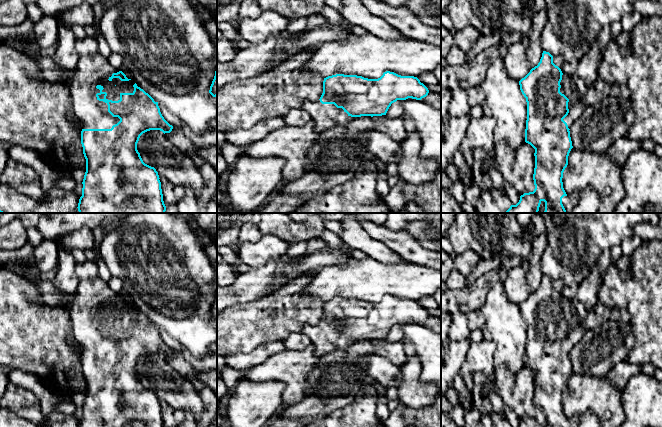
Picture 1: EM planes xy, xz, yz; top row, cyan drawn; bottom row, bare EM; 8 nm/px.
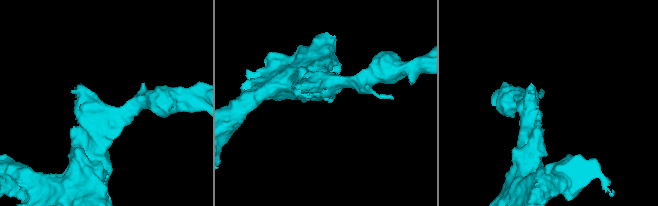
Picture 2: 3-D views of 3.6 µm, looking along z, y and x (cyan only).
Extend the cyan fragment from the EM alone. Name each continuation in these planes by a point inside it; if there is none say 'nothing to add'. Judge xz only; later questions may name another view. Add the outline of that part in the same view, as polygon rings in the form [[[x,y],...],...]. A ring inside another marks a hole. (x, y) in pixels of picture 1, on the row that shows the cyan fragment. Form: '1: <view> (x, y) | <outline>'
1: xz (325, 116) | [[[320,100],[309,101],[303,105],[303,108],[311,115],[315,130],[319,134],[356,118],[349,116],[342,108],[337,108],[334,104],[322,104]]]

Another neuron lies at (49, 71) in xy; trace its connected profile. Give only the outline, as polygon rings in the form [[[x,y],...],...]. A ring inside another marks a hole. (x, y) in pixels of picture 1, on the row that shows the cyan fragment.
[[[40,56],[34,59],[40,68],[37,78],[42,78],[50,83],[61,83],[61,70],[52,57]]]

